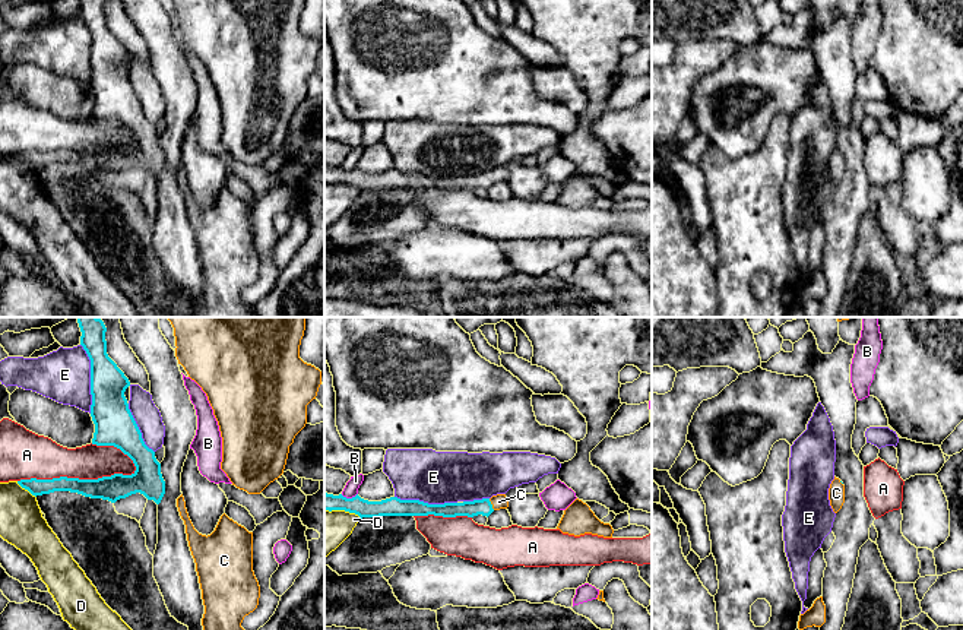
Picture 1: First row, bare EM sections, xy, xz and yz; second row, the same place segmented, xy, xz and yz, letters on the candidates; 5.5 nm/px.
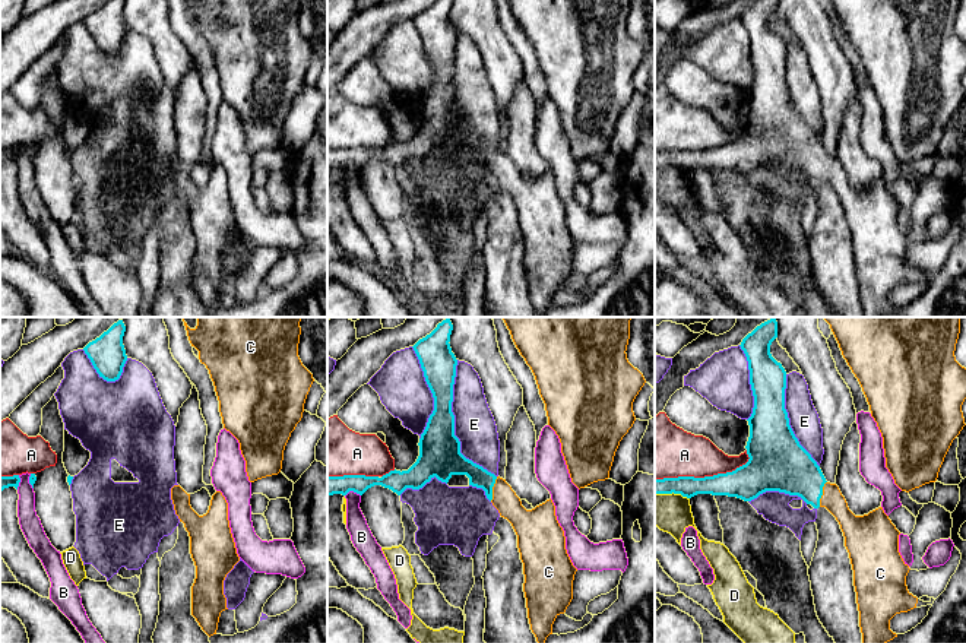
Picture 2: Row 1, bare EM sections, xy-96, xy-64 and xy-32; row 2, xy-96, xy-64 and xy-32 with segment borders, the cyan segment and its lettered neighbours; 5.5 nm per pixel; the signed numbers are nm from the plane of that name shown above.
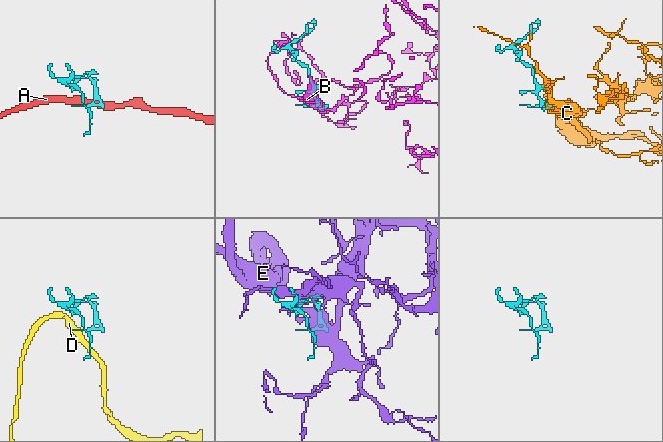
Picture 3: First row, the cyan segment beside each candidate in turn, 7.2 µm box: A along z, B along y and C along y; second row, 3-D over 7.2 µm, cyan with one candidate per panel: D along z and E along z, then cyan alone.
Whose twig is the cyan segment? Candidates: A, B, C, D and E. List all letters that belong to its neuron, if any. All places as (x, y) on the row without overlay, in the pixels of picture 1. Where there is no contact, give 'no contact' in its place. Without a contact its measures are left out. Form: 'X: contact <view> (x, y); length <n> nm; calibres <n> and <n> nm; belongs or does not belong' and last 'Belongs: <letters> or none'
A: contact xy (78, 151); length 650 nm; calibres 140 and 240 nm; does not belong
B: contact xz (348, 171); length 100 nm; calibres 100 and 80 nm; does not belong
C: contact xz (491, 177); length 70 nm; calibres 90 and 80 nm; belongs
D: contact xy (27, 161); length 140 nm; calibres 100 and 240 nm; does not belong
E: contact xy (91, 51); length 380 nm; calibres 220 and 280 nm; does not belong
Belongs: C

